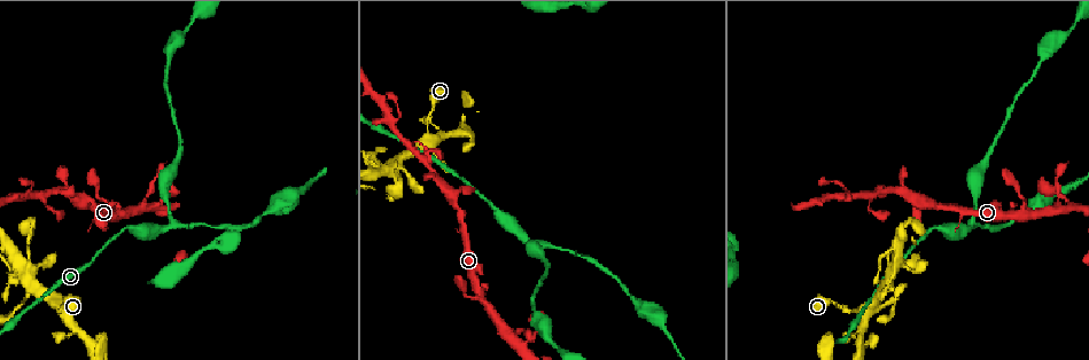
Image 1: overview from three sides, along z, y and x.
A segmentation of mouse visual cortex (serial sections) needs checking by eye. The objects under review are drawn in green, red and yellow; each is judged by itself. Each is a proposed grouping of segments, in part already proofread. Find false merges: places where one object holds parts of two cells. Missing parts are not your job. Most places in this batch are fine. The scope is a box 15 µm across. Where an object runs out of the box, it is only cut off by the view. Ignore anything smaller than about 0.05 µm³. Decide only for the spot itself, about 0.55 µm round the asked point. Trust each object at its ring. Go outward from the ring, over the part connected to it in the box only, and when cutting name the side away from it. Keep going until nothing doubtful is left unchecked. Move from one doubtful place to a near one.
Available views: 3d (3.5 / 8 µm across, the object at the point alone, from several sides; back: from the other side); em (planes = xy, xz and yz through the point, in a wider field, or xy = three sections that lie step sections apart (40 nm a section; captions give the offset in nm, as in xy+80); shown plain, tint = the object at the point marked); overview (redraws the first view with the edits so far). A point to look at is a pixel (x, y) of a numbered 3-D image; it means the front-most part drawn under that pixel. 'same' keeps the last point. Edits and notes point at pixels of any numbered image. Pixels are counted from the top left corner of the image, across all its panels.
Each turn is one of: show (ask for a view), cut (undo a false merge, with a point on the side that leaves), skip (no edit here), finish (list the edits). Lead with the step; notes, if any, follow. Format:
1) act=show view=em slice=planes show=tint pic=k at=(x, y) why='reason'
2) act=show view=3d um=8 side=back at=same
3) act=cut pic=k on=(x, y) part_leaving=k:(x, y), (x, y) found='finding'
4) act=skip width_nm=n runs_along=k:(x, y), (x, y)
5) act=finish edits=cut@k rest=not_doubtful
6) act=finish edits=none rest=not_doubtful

act=show view=3d um=8 pic=1 at=(28, 289) why='three arms meet'

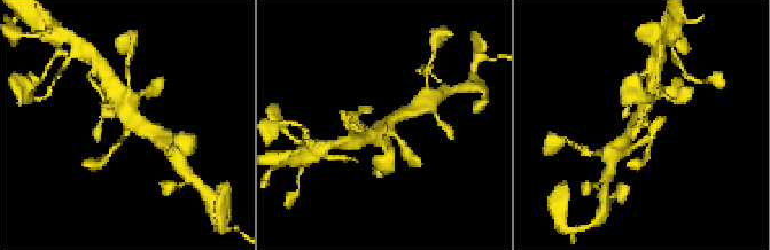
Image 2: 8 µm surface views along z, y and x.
act=show view=3d um=3.5 side=back pic=2 at=(128, 125) why='zoom in'

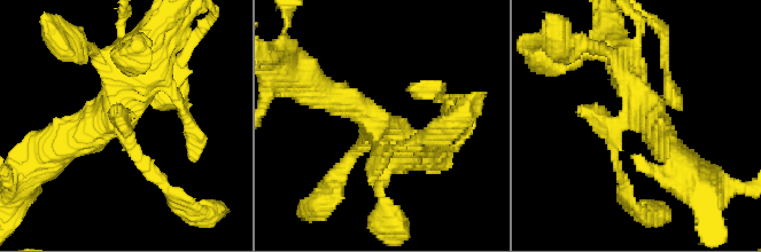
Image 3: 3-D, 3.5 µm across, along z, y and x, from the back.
act=show view=em slice=xy step=3 show=tint pic=3 at=(619, 127) why='need the tissue'

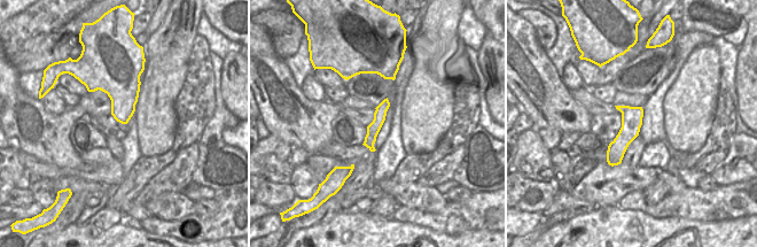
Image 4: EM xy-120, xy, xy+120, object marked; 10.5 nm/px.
act=skip runs_along=4:(639, 109), (611, 162) found='all the same cell'

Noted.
act=show view=em slice=planes show=tint pic=1 at=(412, 143) why='three-way junction'

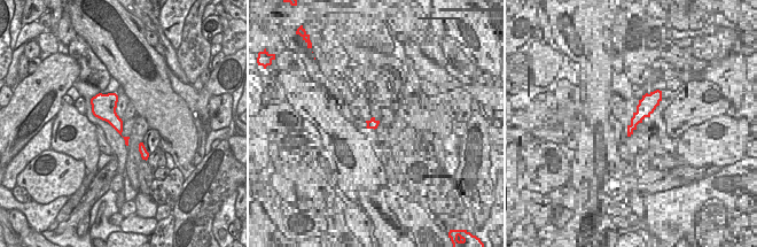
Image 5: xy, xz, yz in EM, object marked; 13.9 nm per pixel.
act=show view=3d um=3.5 at=same

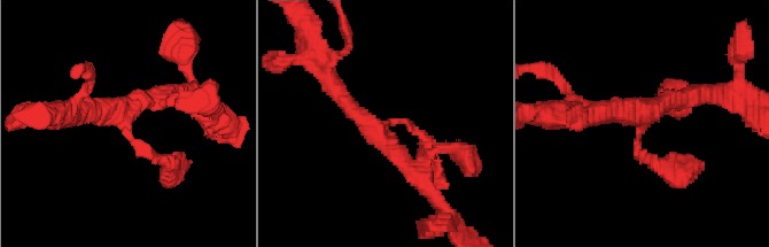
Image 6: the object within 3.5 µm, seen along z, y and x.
act=skip width_nm=260 runs_along=6:(160, 95), (122, 109), (129, 138), (171, 166) found='all the same cell'

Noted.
act=show view=3d um=3.5 side=back pic=1 at=(171, 224) why='sharp bend'

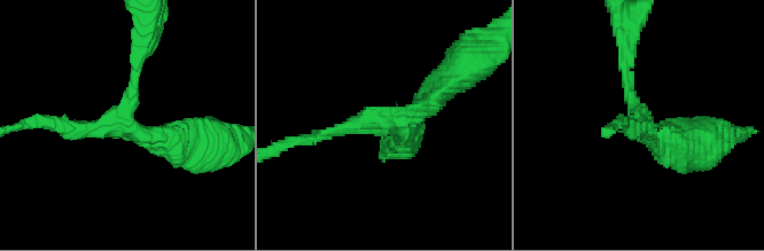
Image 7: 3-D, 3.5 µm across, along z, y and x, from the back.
act=show view=em slice=xy step=1 show=tint pic=7 at=(642, 120) why='now the EM'

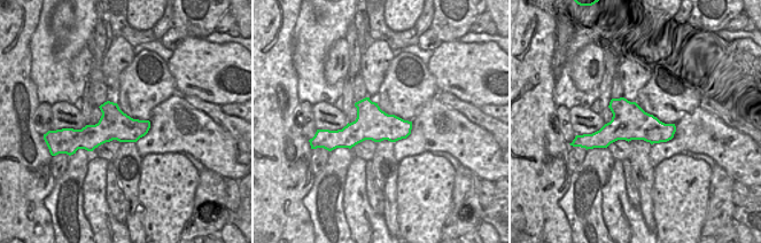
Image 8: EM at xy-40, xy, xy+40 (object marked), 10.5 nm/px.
act=show view=em slice=planes show=tint at=same

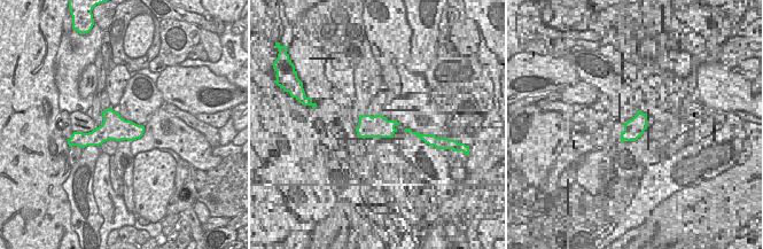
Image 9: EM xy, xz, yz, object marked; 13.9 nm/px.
act=skip width_nm=360 runs_along=7:(676, 142), (646, 135), (625, 54) found='continuous, no second cell'

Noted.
act=finish edits=none rest=not_doubtful

